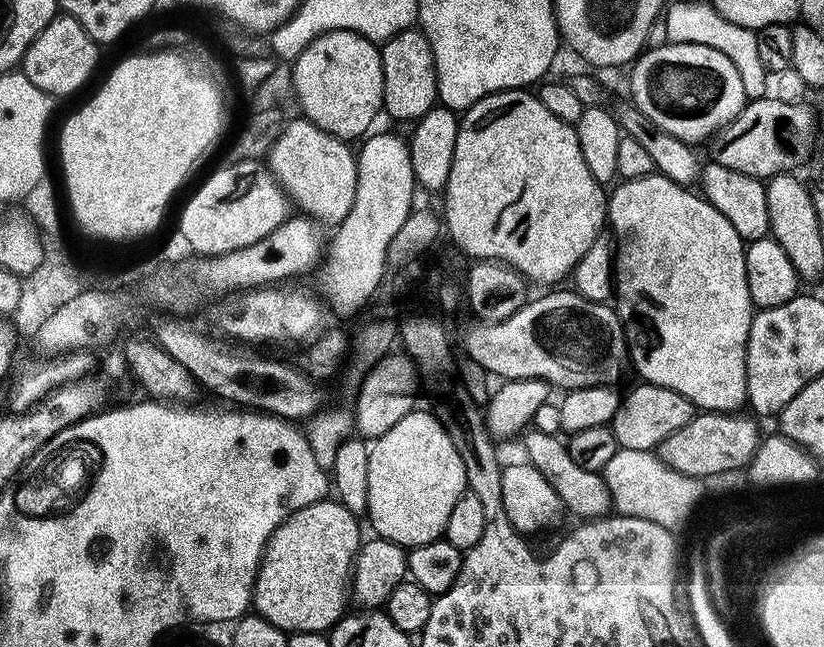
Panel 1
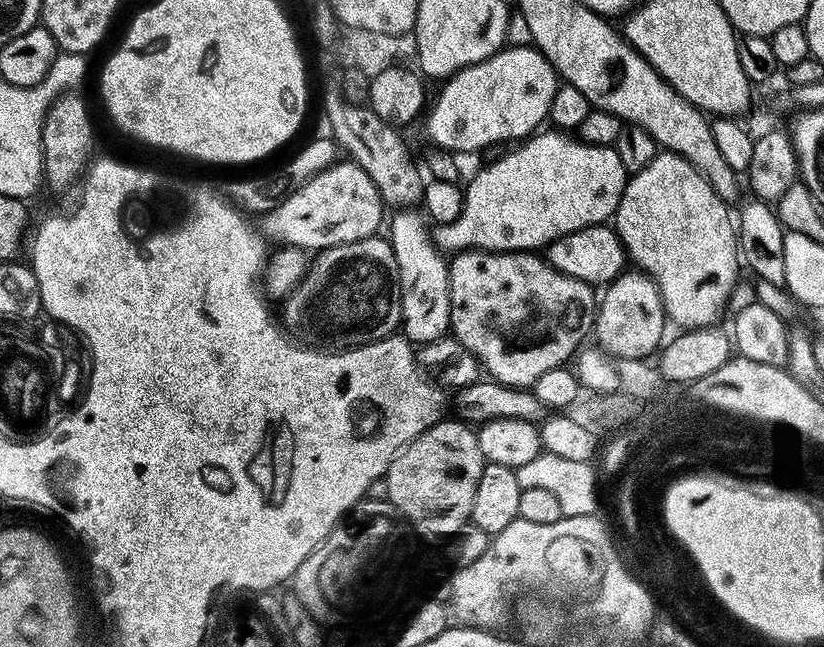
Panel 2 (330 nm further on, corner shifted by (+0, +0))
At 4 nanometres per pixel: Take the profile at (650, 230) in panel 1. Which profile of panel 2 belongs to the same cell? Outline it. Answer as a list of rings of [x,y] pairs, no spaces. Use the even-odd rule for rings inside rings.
[[[667,150],[661,151],[652,159],[650,166],[646,166],[640,172],[635,173],[624,186],[624,193],[620,199],[620,205],[616,208],[614,217],[616,234],[624,244],[627,259],[631,261],[631,263],[633,260],[633,262],[636,263],[633,265],[635,265],[639,271],[645,272],[658,286],[660,297],[664,303],[664,315],[671,323],[673,320],[673,322],[677,324],[677,329],[691,330],[693,328],[713,327],[713,325],[717,323],[716,319],[719,318],[720,311],[721,314],[725,311],[731,290],[738,281],[736,271],[741,271],[742,268],[741,261],[738,259],[738,232],[734,227],[734,216],[733,213],[731,216],[728,212],[731,212],[729,205],[724,204],[723,200],[715,193],[714,188],[710,186],[706,178],[702,178],[702,174],[700,174],[686,158],[682,158],[678,154]]]

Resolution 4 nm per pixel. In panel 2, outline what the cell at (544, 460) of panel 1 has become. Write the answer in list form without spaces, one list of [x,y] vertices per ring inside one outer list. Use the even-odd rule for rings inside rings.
[[[535,251],[458,252],[448,260],[448,277],[451,335],[497,384],[531,389],[533,382],[542,378],[546,370],[565,367],[580,352],[585,343],[584,335],[593,331],[598,307],[597,289],[578,278],[562,274]]]

